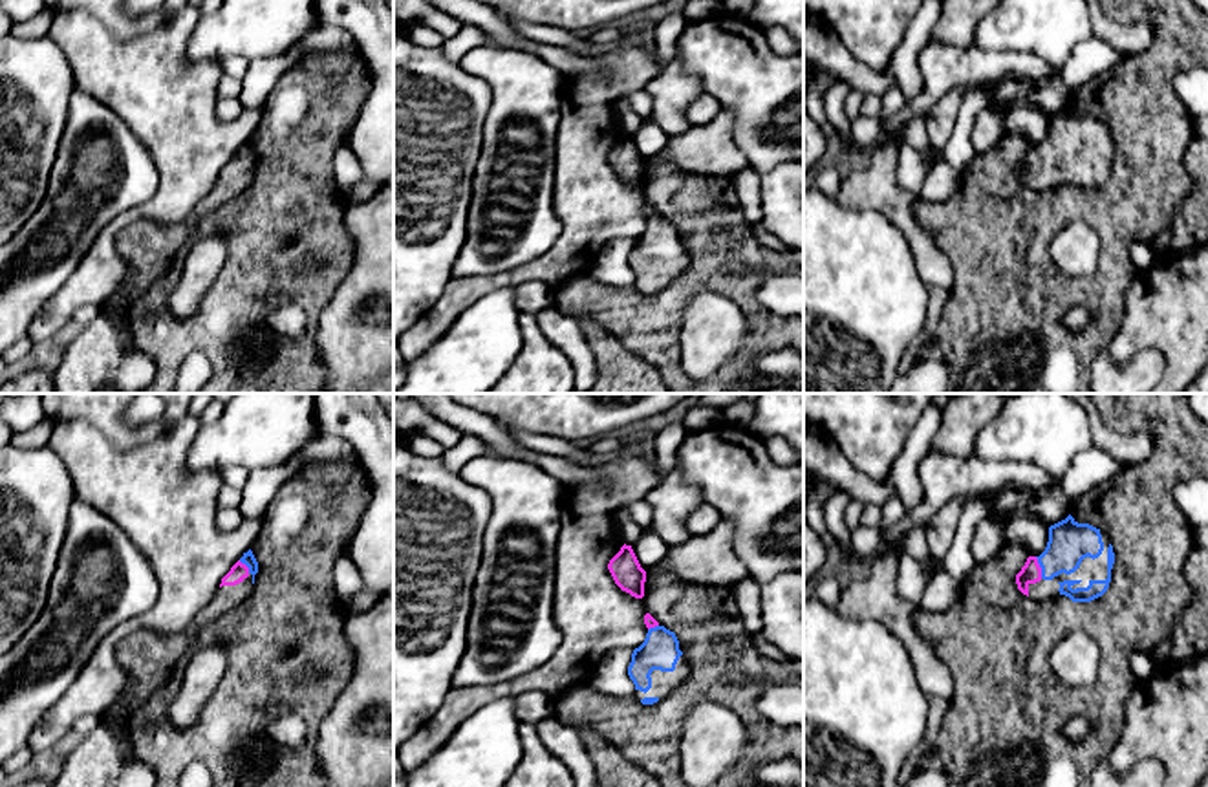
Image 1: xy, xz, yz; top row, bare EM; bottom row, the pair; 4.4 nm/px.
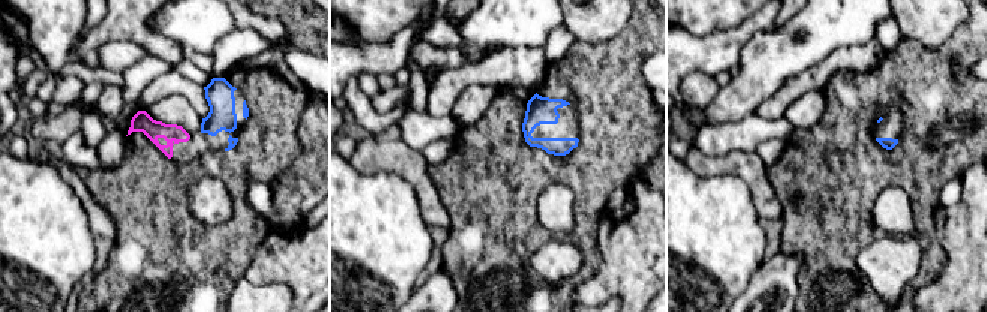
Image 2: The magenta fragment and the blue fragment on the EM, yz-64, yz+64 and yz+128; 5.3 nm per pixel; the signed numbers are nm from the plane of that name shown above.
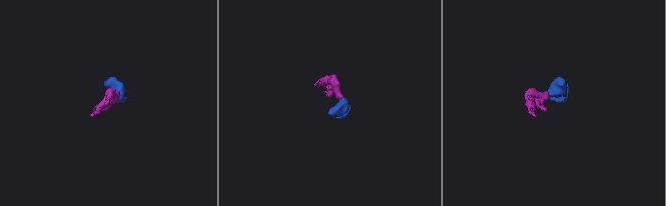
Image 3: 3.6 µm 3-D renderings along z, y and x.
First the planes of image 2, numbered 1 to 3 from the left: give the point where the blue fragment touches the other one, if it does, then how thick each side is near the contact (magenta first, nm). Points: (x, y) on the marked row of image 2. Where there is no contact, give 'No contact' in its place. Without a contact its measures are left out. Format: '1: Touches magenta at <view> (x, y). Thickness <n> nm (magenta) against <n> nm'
1: No contact
2: No contact
3: No contact

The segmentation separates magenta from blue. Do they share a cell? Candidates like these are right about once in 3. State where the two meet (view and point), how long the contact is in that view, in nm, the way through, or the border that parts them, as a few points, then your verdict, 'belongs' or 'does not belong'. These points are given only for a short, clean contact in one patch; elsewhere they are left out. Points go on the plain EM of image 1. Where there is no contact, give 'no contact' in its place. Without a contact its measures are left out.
contact yz (1040, 158); length 100 nm; belongs

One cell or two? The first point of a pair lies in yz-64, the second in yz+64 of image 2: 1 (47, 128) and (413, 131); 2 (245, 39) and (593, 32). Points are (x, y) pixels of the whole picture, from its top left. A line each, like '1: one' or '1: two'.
1: two
2: two

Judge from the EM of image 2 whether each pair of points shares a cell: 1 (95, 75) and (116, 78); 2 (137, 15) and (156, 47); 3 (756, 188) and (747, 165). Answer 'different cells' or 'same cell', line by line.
1: same cell
2: same cell
3: same cell

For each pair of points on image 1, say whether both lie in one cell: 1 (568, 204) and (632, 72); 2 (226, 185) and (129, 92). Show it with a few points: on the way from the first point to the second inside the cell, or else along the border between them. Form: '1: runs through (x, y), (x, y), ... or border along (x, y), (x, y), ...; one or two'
1: runs through (582, 171), (588, 112), (599, 101); one
2: border along (220, 178), (193, 211); two

